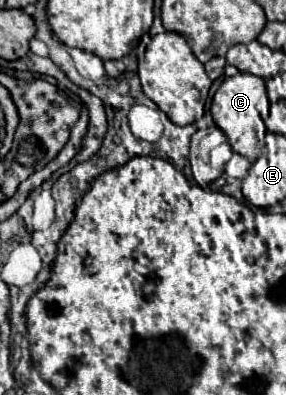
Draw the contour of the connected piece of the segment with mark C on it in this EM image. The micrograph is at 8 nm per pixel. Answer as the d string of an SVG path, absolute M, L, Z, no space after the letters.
M238 73L234 77L226 77L224 83L214 93L212 107L210 107L212 117L216 125L226 133L232 151L244 155L248 161L256 161L262 153L261 141L267 133L263 120L268 117L269 109L270 101L264 79L252 73Z

